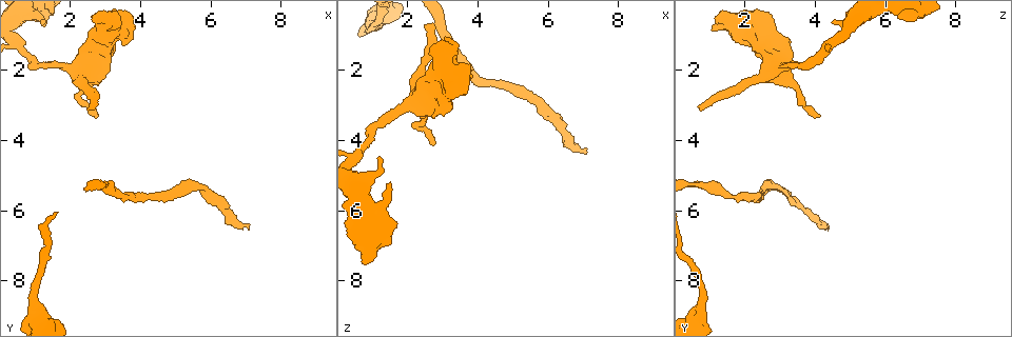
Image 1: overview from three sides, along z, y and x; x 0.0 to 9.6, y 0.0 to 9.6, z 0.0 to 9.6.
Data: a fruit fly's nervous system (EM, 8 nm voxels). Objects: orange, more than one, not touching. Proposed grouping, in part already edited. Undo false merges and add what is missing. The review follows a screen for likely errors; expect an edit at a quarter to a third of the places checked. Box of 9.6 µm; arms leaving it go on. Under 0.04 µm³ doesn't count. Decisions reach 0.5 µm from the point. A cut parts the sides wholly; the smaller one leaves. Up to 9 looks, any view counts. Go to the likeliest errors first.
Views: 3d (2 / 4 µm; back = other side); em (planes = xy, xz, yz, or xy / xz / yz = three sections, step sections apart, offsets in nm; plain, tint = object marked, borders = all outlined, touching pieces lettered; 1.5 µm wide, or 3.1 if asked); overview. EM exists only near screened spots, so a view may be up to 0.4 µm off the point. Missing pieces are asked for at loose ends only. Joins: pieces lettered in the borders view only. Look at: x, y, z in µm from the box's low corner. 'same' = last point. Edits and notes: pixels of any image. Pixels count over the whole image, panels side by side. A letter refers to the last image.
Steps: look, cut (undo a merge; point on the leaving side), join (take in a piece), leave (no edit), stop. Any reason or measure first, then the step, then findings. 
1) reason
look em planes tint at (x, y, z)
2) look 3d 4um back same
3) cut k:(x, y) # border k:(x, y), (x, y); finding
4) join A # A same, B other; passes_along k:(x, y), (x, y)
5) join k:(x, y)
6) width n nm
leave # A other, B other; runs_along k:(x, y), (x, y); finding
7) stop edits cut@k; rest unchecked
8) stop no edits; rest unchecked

long arm stops here
look em planes borders at (7.10, 6.55, 4.35)

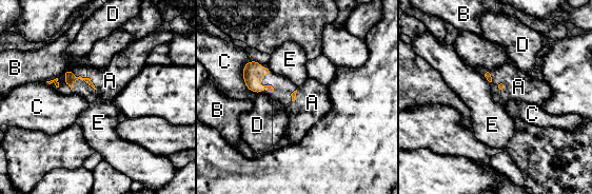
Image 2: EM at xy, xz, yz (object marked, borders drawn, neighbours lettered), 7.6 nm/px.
join A # A same, B other, C other, D other, E other; passes_along 2:(72, 79), (92, 82), (110, 80); the neuron continues

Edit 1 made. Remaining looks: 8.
see it whole again
look overview

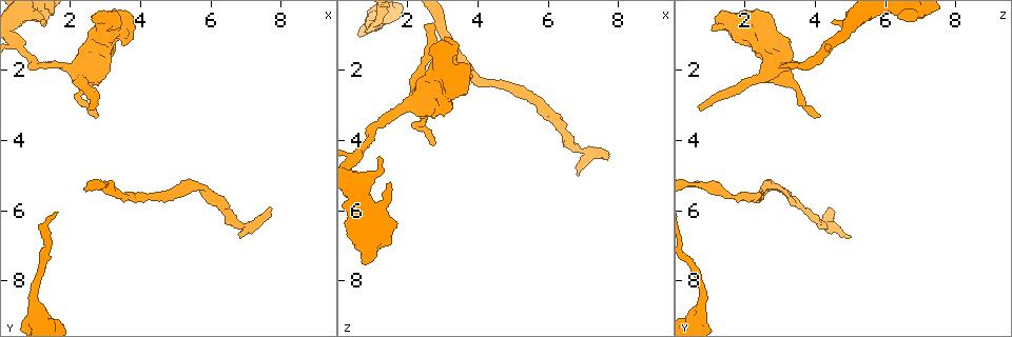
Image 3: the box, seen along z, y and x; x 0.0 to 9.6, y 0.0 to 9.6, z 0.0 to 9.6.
tapers out
look em planes borders at (2.75, 3.30, 4.20)

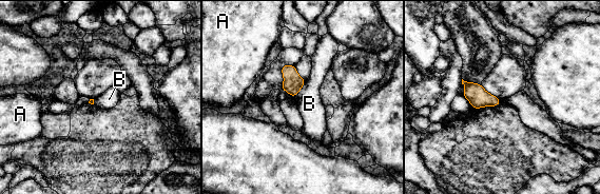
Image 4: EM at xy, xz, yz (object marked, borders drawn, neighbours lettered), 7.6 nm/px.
leave # A other, B other; border 4:(306, 81), (294, 96); none of them fits

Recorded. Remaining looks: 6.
an open end
look 3d 2um at (1.25, 0.65, 4.45)

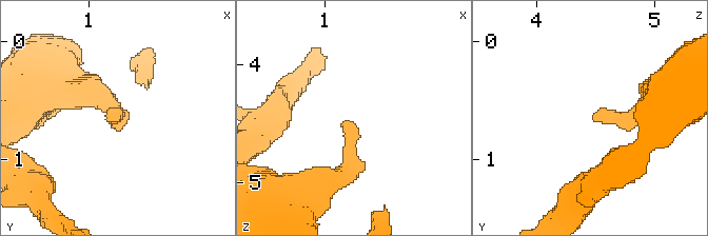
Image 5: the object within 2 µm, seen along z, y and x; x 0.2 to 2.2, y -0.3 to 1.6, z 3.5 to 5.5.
need the tissue
look em planes borders at (1.16, 0.60, 4.50)

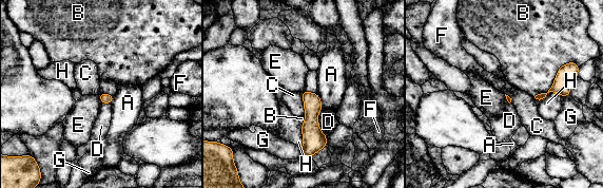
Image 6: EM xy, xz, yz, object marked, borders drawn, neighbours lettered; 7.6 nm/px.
leave # A other, B other, C other, D other, E other, F other, G other, H other; runs_along 6:(305, 94), (311, 100), (309, 153); none of them fits

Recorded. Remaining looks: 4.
sudden change in width
look 3d 4um at (1.70, 1.85, 3.25)

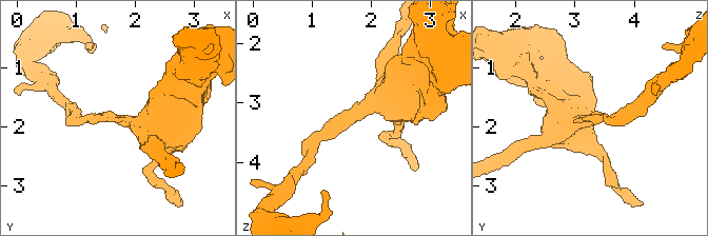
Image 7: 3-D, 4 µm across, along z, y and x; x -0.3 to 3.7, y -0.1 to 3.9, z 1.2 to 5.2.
arm_widths 160, 650 nm
look em xz step 4 tint at (1.75, 1.90, 3.20)

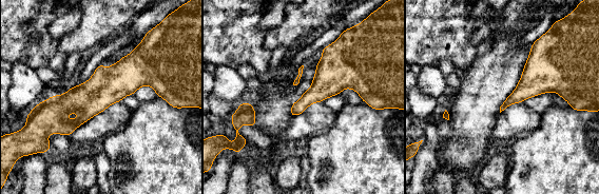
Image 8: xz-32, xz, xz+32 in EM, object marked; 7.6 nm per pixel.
look em xz step 4 borders same

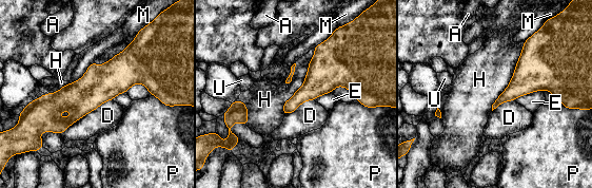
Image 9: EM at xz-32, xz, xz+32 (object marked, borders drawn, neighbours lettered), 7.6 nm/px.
leave # A other, D other, E other, H other, M other, P other, U other; border 9:(314, 49), (284, 115); one neuron here

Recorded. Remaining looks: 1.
stop edits join@2; rest unchecked

